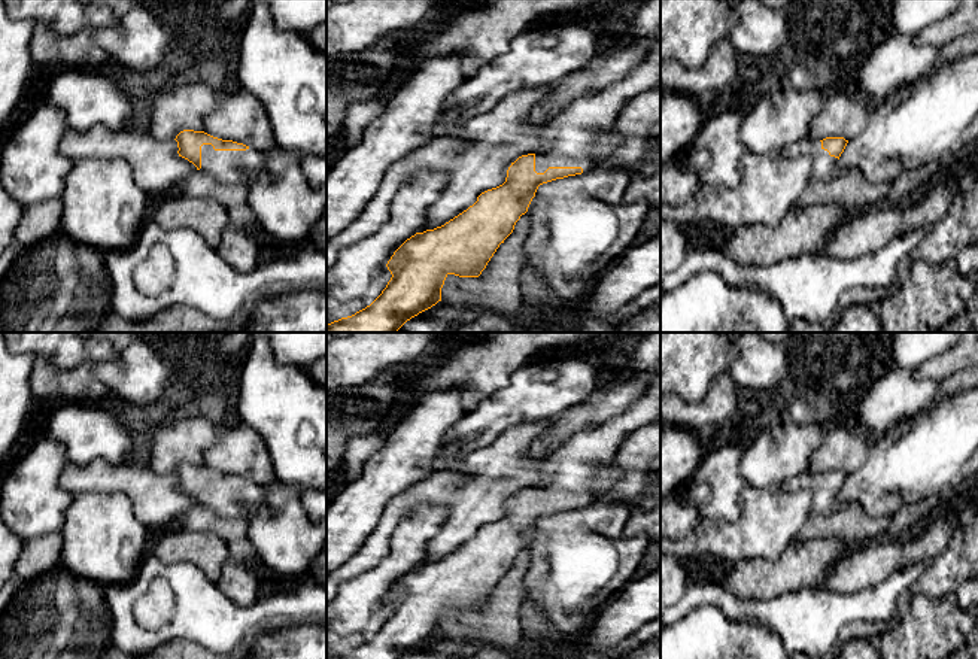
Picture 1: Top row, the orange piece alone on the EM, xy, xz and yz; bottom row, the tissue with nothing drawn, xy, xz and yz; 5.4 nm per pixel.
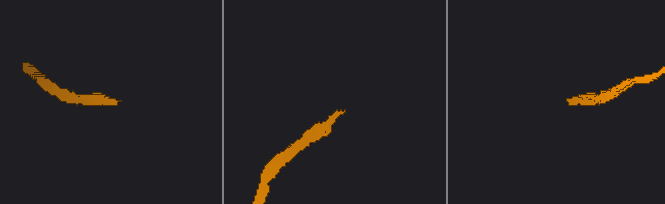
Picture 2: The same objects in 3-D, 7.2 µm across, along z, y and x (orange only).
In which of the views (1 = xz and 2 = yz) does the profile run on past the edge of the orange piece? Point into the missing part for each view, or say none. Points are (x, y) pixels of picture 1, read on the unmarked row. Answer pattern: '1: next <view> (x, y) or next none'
1: next xz (583, 468)
2: next yz (825, 501)

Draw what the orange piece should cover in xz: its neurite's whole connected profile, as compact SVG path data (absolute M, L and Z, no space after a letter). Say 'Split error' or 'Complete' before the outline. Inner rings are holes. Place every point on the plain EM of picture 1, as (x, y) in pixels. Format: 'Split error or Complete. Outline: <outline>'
Split error. Outline: M649 332L643 337L620 376L646 371L653 374L649 388L623 413L575 432L552 453L550 468L555 471L555 479L550 483L519 491L508 501L502 519L482 526L473 540L444 559L407 573L386 598L392 611L382 628L355 649L326 659L404 659L441 635L441 622L449 608L459 611L482 608L499 578L513 567L516 556L528 546L540 519L587 507L611 492L620 479L620 473L613 467L620 443L632 431L660 420L660 332Z

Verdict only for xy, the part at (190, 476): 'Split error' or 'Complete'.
Split error

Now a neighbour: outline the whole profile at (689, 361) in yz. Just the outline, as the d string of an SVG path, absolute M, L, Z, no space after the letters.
M660 332L660 395L702 400L734 358L734 337L723 332Z

